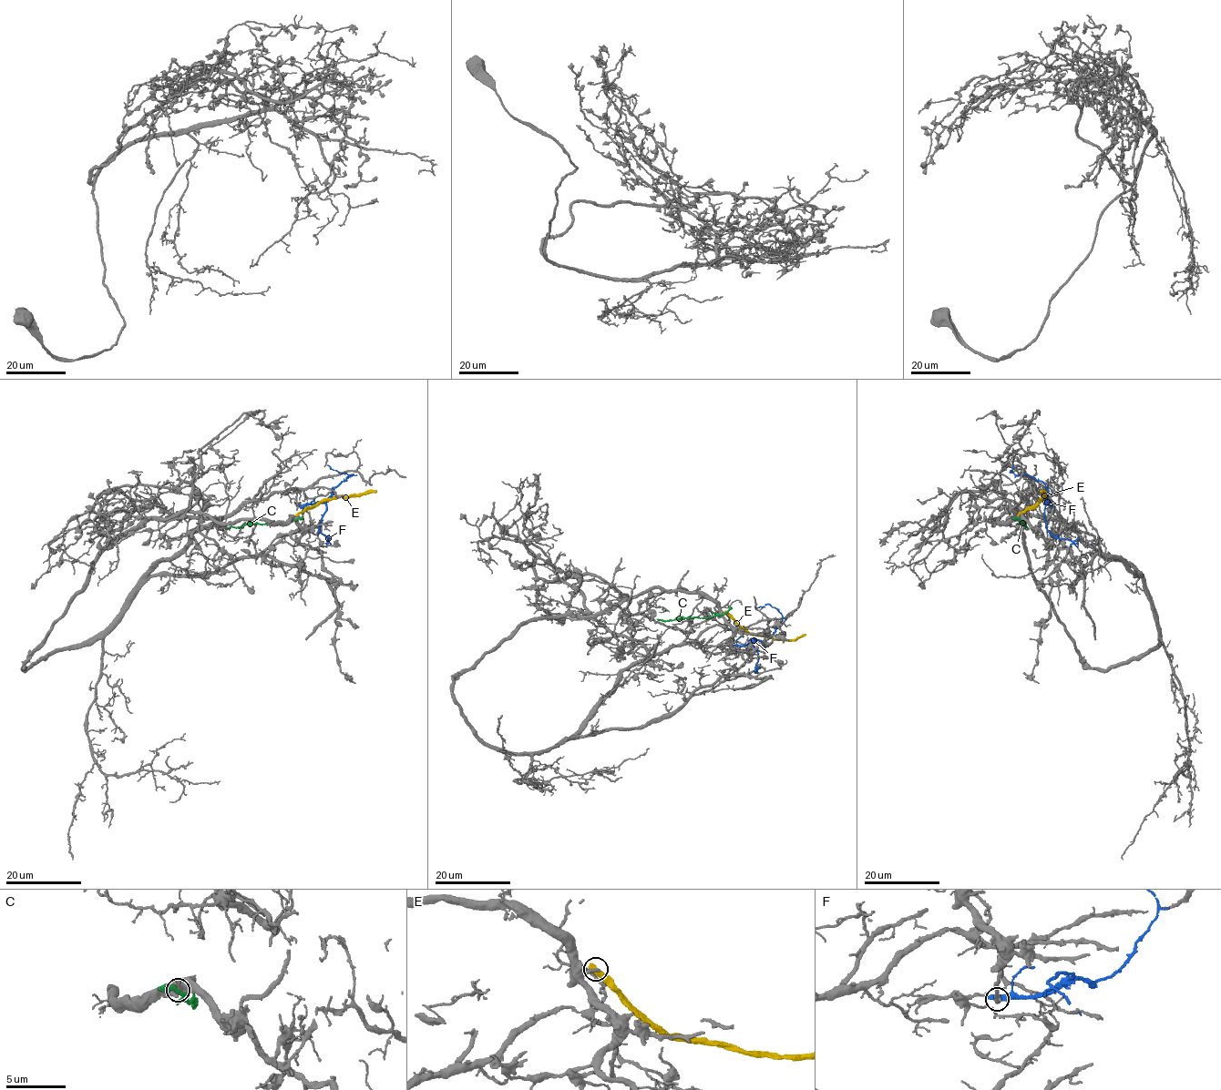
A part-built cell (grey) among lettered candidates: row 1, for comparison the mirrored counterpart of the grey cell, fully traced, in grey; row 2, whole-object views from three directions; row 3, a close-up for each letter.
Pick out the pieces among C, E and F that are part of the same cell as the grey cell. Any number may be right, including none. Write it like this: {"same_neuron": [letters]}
{"same_neuron": []}

